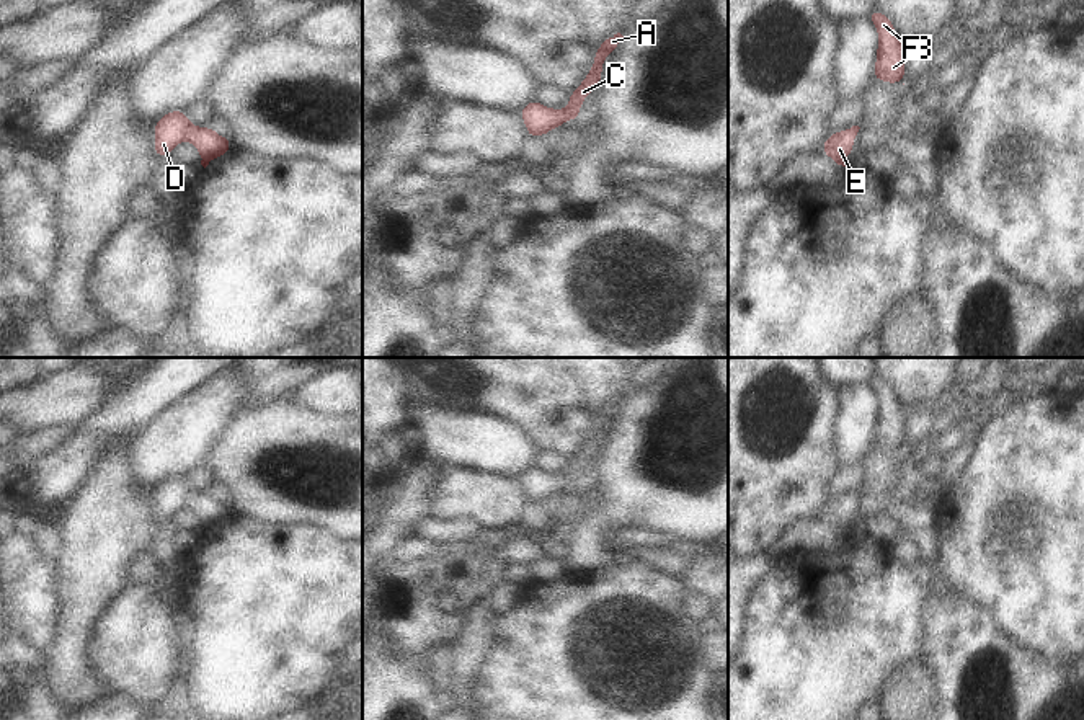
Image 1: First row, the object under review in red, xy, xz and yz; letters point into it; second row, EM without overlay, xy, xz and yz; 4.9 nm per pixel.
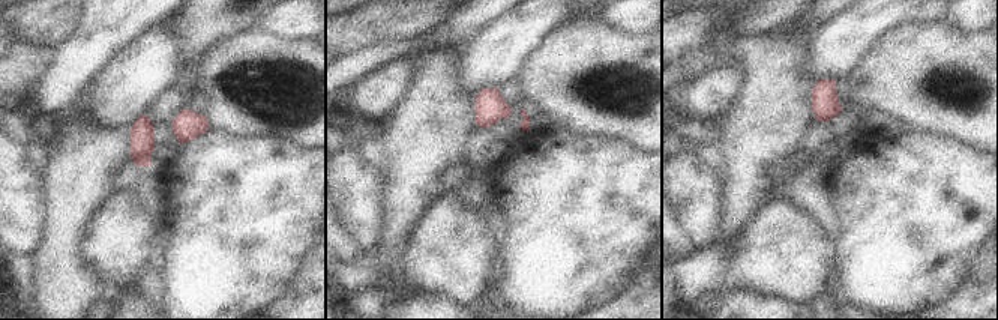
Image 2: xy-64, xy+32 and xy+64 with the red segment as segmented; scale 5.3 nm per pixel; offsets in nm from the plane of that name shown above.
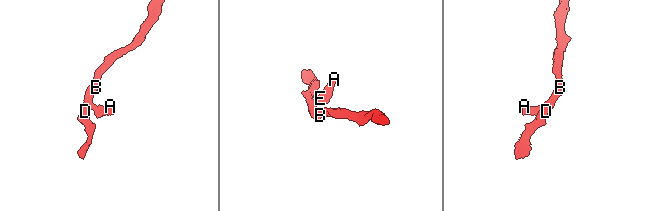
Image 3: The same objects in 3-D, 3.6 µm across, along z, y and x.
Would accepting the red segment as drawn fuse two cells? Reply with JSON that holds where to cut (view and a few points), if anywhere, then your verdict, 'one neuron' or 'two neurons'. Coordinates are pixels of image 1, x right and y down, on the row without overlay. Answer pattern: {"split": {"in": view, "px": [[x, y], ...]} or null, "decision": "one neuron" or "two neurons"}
{"split": null, "decision": "one neuron"}

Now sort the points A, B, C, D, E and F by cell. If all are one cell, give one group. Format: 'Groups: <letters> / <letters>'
Groups: A B C D E F.

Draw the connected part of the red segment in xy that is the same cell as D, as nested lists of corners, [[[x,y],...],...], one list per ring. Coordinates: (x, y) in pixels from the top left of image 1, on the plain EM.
[[[175,475],[163,480],[155,490],[155,521],[157,524],[171,521],[171,516],[183,506],[189,506],[201,521],[201,531],[206,534],[211,526],[224,522],[232,508],[229,503],[220,503],[212,491],[198,493],[186,485],[183,475]]]

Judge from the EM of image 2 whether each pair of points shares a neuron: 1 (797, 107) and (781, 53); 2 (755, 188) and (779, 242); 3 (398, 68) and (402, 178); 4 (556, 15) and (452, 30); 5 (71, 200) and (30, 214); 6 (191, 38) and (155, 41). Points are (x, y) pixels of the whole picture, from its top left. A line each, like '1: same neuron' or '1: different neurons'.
1: same neuron
2: different neurons
3: different neurons
4: different neurons
5: different neurons
6: different neurons

